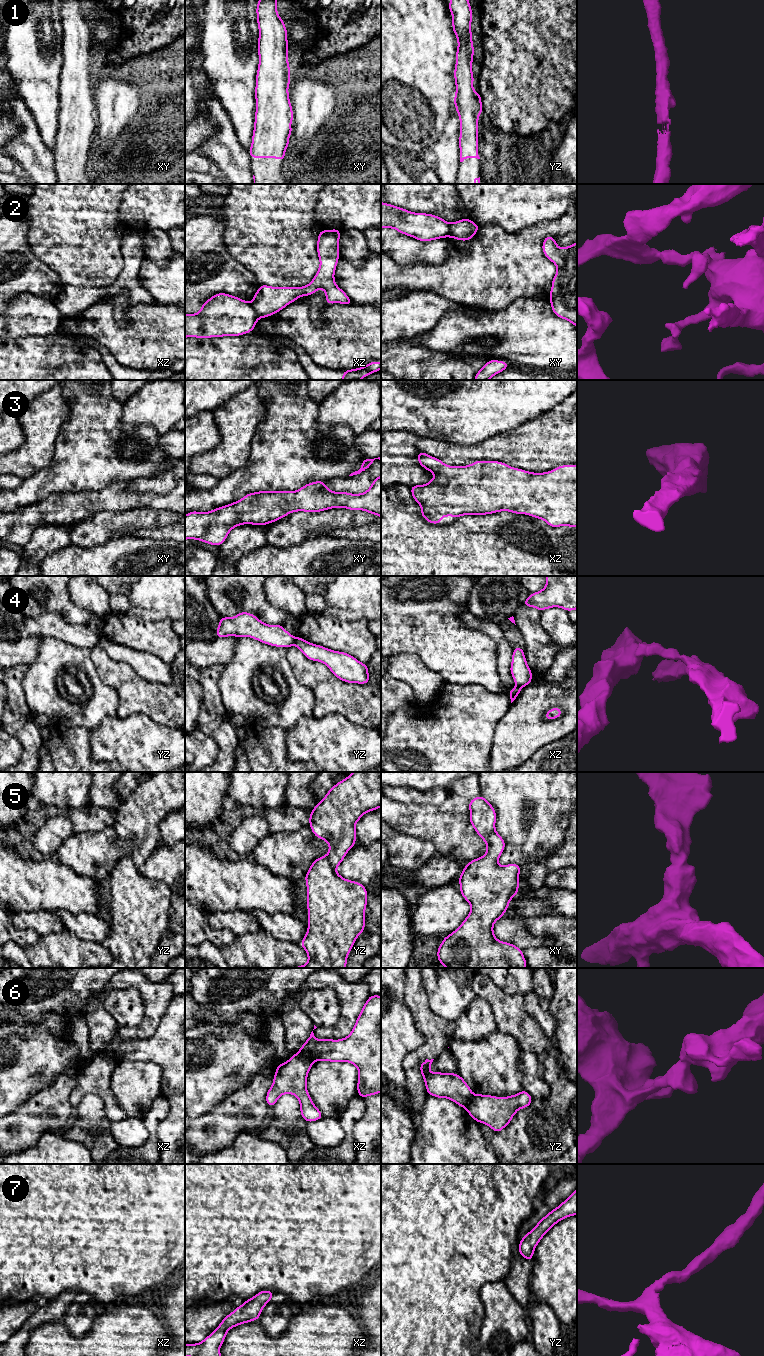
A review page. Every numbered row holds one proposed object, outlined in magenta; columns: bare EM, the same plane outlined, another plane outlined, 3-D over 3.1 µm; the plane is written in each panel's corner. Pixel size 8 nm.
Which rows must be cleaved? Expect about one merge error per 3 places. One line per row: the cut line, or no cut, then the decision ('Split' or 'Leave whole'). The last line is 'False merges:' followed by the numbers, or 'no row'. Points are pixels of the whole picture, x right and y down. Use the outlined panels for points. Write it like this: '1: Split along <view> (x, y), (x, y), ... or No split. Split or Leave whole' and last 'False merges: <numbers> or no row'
1: No split. Leave whole
2: Split along xz (251, 303), (258, 317). Split
3: No split. Leave whole
4: Split along yz (296, 638), (294, 643). Split
5: No split. Leave whole
6: Split along xz (297, 1053), (307, 1057), (312, 1062). Split
7: No split. Leave whole
False merges: 2, 4, 6

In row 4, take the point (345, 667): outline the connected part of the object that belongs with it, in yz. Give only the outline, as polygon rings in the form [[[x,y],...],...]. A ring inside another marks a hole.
[[[301,637],[296,638],[295,645],[307,659],[324,663],[338,679],[347,683],[369,684],[367,664],[352,655],[307,642]]]

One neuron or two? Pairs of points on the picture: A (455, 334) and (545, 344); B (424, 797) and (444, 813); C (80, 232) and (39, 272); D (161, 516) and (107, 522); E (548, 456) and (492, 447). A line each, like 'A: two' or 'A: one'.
A: one
B: two
C: two
D: one
E: one

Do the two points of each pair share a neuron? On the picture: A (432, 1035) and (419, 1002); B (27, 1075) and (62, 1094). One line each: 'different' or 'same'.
A: same
B: different

